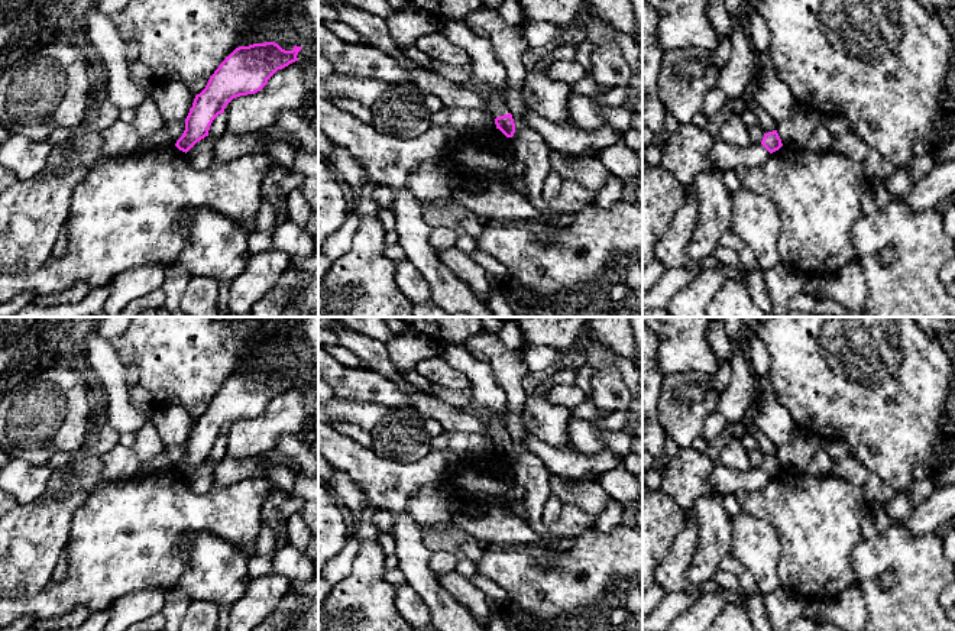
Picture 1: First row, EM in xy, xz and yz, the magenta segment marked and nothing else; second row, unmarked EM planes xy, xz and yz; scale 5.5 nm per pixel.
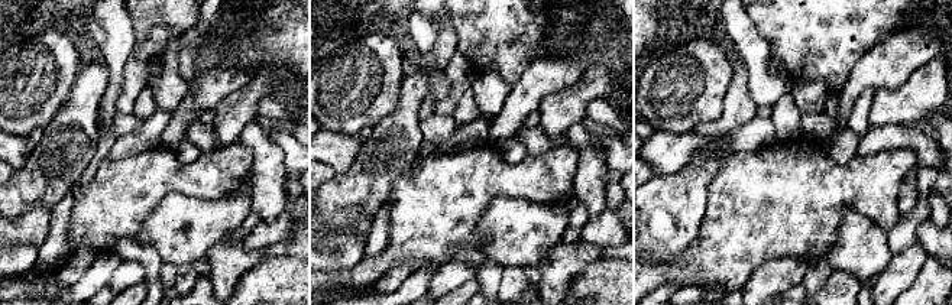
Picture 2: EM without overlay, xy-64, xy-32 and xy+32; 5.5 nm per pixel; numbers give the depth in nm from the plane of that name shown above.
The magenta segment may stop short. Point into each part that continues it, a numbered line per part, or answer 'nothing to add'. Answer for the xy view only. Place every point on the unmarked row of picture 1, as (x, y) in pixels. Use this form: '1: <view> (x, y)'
nothing to add

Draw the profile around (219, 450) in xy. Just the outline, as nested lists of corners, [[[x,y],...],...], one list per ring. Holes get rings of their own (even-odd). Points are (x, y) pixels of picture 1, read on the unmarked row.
[[[221,437],[213,444],[208,459],[211,462],[221,462],[226,457],[227,457],[227,440],[226,437]]]

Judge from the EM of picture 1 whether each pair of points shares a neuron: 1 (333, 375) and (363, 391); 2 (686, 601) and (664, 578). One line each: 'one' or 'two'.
1: one
2: two

